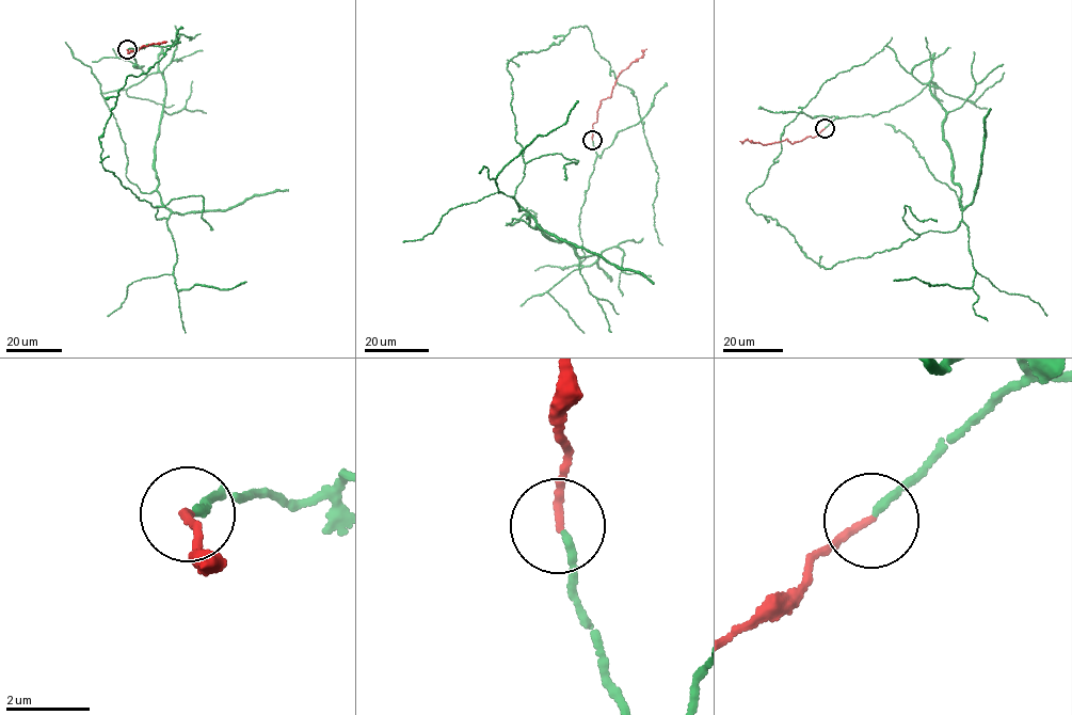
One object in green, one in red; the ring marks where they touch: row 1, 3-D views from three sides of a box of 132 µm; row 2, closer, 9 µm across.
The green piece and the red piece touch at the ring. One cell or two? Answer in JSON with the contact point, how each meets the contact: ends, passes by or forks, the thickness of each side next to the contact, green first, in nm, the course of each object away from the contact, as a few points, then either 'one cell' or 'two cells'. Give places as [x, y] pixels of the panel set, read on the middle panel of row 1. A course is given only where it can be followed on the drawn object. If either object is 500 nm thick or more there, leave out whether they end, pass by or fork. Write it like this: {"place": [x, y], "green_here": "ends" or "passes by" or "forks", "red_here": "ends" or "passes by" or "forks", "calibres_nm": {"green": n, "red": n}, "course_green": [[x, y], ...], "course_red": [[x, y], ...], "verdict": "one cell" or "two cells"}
{"place": [592, 140], "green_here": "ends", "red_here": "ends", "calibres_nm": {"green": 160, "red": 180}, "course_green": [[592, 140], [585, 267], [597, 255], [529, 225], [495, 183], [578, 100]], "course_red": [[592, 140], [593, 125], [602, 99], [610, 96], [620, 73], [641, 58], [646, 48]], "verdict": "one cell"}

